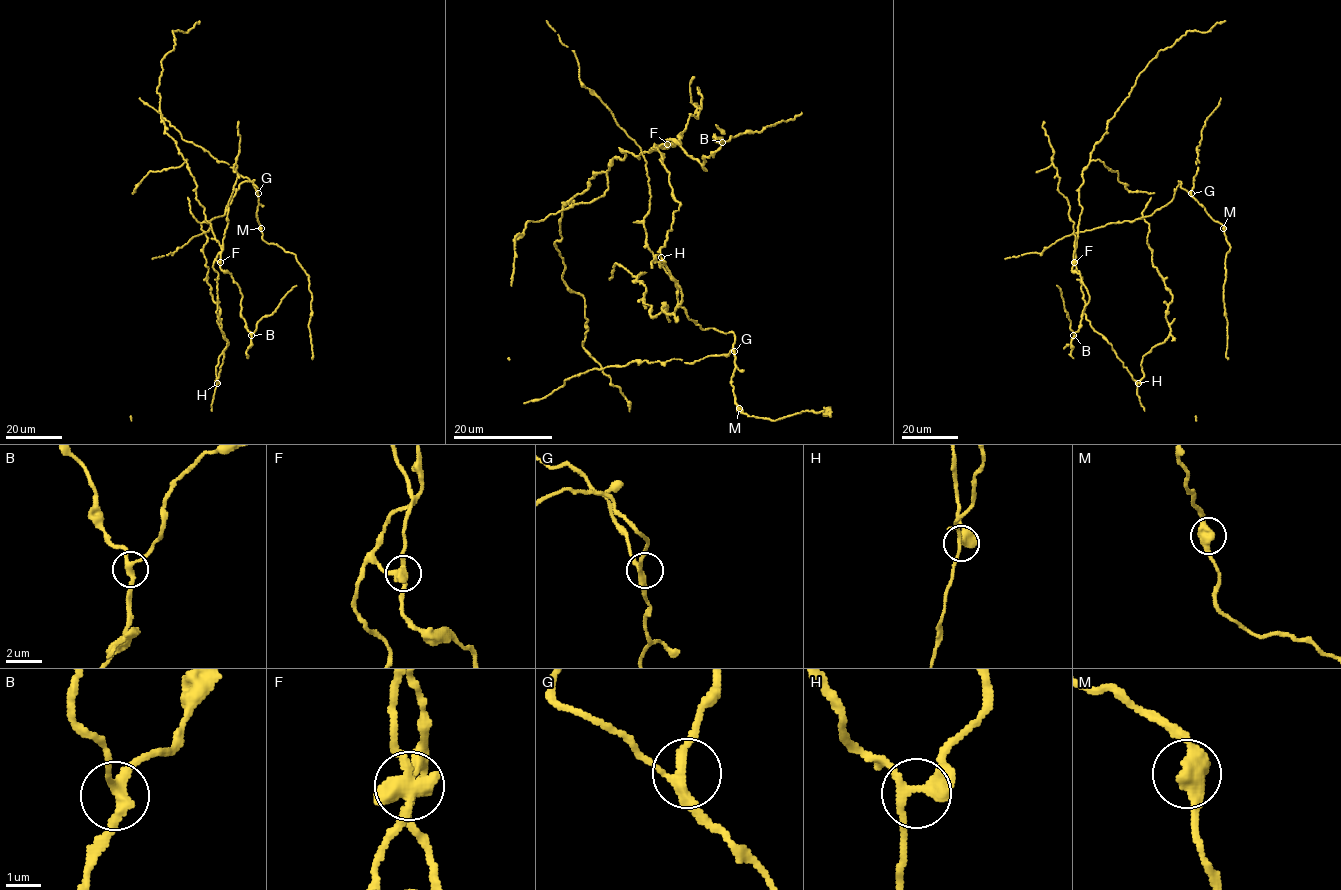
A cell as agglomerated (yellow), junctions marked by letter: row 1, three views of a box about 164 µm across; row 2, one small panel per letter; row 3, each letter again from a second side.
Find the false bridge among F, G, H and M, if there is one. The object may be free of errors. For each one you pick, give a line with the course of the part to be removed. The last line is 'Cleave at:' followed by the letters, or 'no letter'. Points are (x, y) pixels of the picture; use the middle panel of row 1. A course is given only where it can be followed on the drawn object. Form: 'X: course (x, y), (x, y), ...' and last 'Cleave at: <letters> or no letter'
F: course (667, 144), (597, 172), (562, 208), (555, 245), (562, 278), (584, 299), (582, 346), (629, 412)
Cleave at: F

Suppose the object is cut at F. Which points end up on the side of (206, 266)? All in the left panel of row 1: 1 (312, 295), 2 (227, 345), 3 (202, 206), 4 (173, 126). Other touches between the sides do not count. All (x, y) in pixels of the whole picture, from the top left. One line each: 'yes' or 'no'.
1: yes
2: yes
3: no
4: yes

